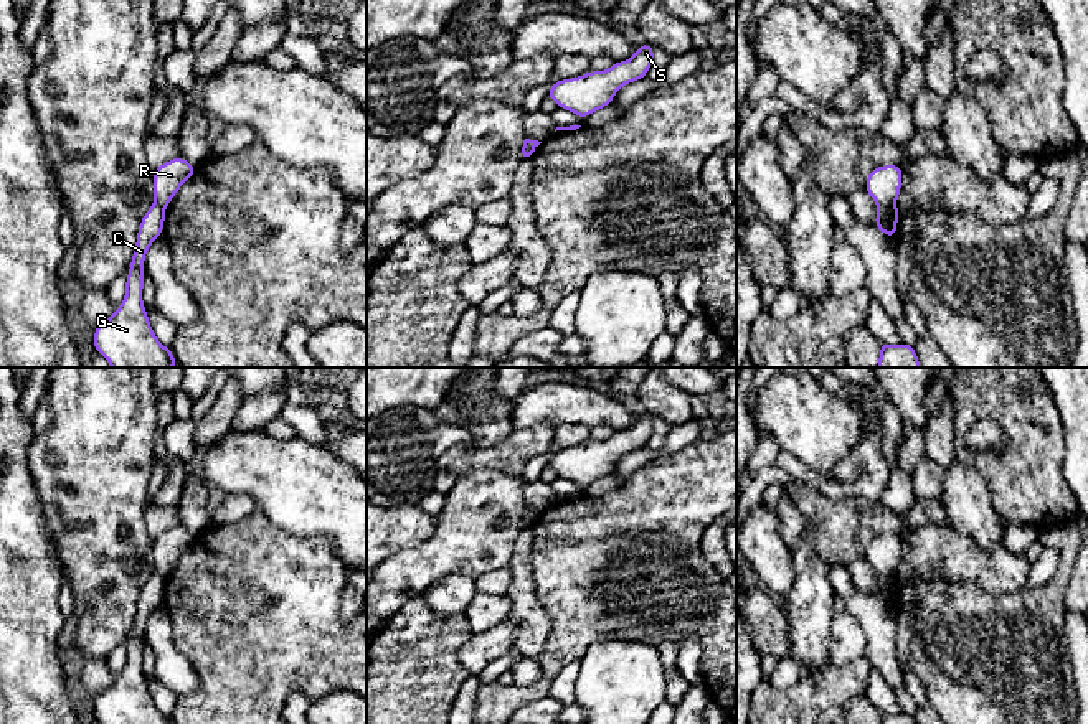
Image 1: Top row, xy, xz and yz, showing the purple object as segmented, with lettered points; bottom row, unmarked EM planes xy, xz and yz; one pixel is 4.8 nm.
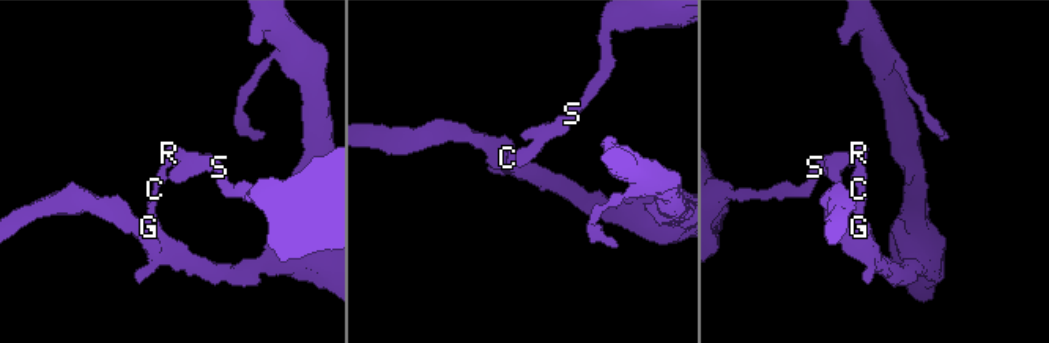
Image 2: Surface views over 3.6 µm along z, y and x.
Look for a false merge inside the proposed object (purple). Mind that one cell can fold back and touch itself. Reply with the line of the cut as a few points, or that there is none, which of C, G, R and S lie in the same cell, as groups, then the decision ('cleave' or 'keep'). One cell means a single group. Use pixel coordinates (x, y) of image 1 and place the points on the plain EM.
cut yz (879, 573), (894, 574); groups C G / R S; cleave

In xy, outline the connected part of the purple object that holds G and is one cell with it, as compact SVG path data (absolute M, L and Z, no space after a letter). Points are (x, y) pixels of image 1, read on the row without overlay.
M154 572L139 594L125 666L111 686L94 698L92 712L99 724L173 724L157 709L142 671L145 623L163 604L165 581L165 576Z

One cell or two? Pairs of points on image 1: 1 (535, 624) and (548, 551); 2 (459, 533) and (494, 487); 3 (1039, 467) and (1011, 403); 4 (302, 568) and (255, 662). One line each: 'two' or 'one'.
1: two
2: one
3: one
4: one

